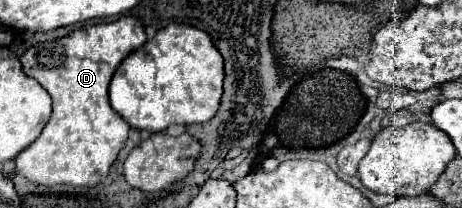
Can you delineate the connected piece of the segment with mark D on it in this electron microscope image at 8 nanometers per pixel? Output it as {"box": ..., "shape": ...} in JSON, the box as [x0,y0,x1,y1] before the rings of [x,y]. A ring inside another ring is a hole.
{"box":[16,16,146,186],"shape":[[[124,16],[116,22],[106,22],[106,24],[102,22],[102,24],[78,28],[70,36],[36,44],[24,52],[24,56],[20,58],[24,72],[34,80],[38,80],[54,102],[52,116],[44,126],[42,134],[38,136],[38,140],[34,140],[28,148],[24,148],[16,156],[16,170],[24,178],[40,186],[58,186],[58,184],[96,186],[106,180],[108,170],[114,164],[118,152],[124,148],[130,130],[130,126],[112,110],[108,102],[108,86],[118,64],[122,64],[122,60],[130,56],[134,50],[138,50],[144,42],[146,42],[146,34],[142,22],[132,16]]]}

